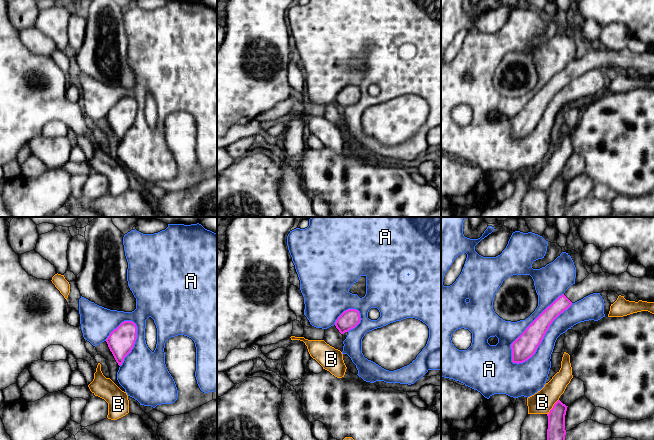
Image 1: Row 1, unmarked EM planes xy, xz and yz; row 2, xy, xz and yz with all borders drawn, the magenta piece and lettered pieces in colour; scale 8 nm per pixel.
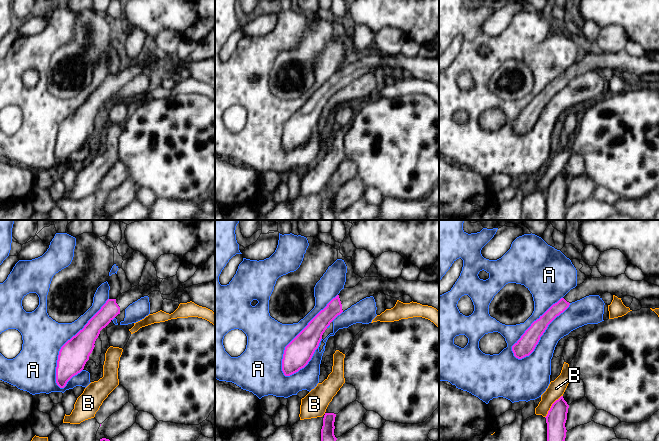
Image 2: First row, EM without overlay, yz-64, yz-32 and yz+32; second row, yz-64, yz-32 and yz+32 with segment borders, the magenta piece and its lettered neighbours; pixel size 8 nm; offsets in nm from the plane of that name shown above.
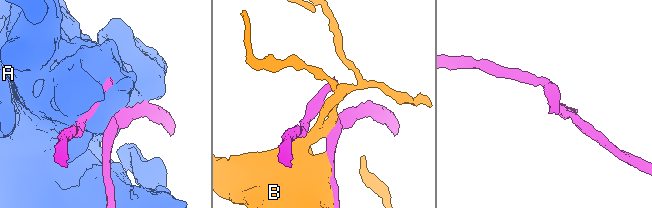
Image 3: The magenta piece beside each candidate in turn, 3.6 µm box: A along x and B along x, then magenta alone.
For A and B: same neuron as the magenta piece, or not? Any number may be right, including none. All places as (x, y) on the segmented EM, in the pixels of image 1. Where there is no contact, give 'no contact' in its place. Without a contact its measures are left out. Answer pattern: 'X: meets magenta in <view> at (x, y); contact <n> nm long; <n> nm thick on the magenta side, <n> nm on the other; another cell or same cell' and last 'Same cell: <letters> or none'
A: meets magenta in yz at (527, 327); contact 700 nm long; 190 nm thick on the magenta side, 180 nm on the other; another cell
B: meets magenta in yz at (553, 407); contact 160 nm long; 140 nm thick on the magenta side, 180 nm on the other; another cell
Same cell: none

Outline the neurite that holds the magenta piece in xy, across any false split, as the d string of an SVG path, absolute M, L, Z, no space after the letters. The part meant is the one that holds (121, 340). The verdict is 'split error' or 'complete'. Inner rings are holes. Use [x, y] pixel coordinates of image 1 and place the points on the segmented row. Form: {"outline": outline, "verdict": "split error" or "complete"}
{"outline": "M132 321L122 322L114 329L106 342L118 365L122 365L124 358L131 352L137 339L137 326Z", "verdict": "complete"}

